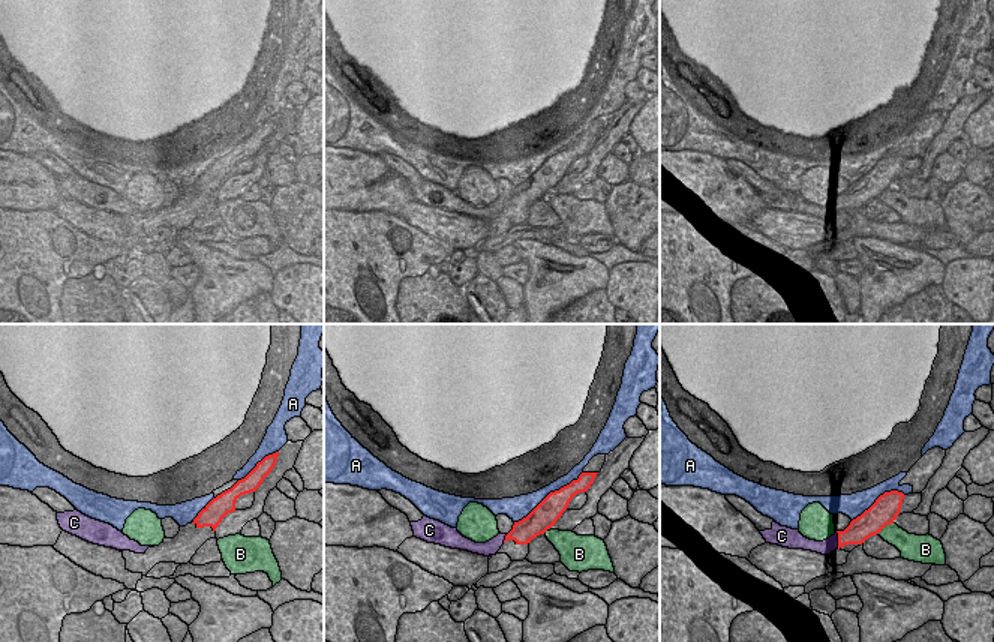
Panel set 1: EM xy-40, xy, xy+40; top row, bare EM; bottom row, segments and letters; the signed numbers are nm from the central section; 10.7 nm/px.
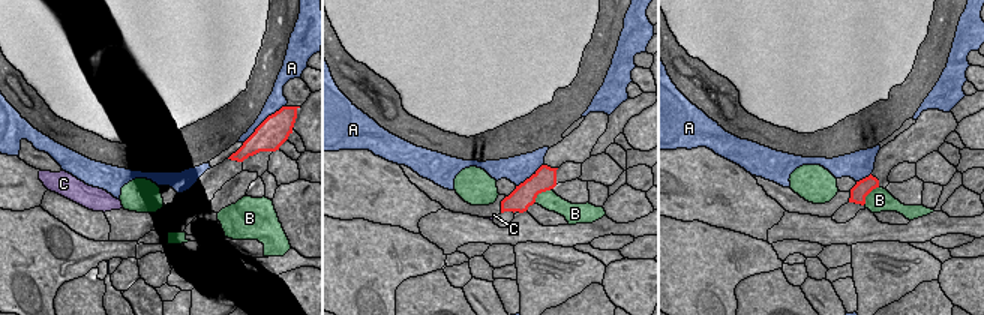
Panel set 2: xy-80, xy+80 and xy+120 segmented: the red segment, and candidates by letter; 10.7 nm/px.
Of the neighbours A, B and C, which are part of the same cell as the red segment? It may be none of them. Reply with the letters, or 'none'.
C

